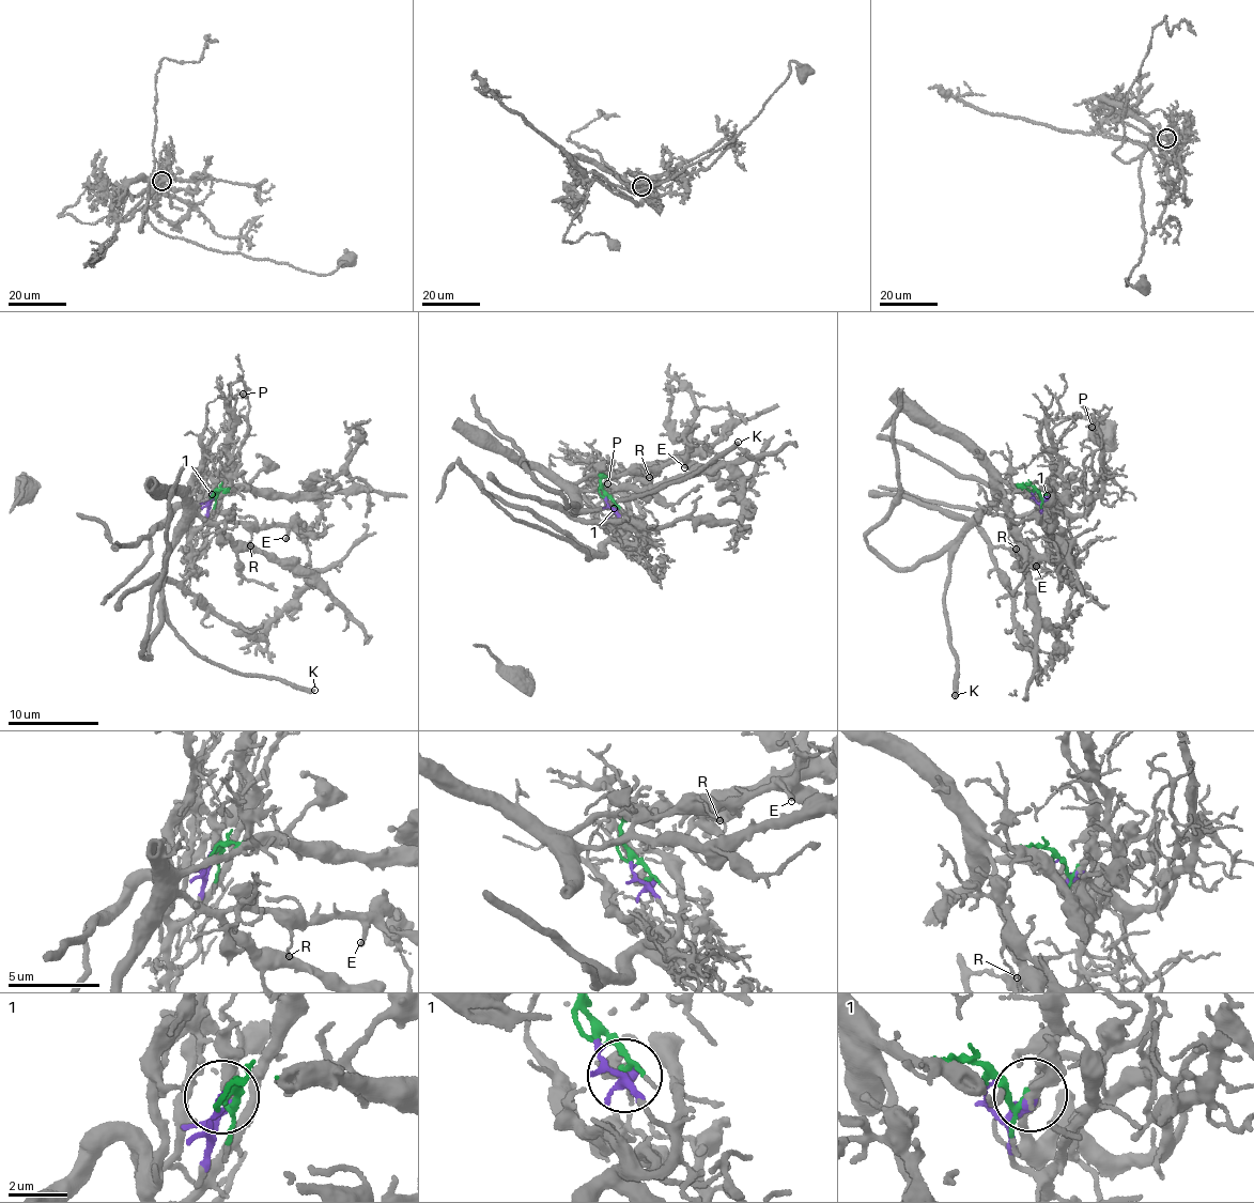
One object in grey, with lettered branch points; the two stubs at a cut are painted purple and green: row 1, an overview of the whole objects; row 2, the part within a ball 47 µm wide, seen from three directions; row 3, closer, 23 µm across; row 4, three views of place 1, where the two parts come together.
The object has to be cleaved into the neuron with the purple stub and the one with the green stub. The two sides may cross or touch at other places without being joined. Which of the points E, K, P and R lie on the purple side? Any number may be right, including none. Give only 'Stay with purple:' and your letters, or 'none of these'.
Stay with purple: P

